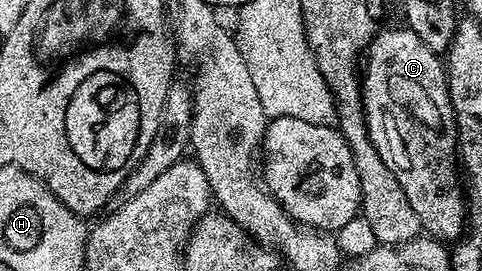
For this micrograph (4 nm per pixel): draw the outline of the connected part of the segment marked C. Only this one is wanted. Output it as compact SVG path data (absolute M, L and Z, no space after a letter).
M399 27L400 29L381 28L376 34L376 38L369 43L366 56L362 61L362 88L364 91L364 118L368 124L368 134L370 135L370 143L378 151L378 155L382 157L382 163L386 163L386 167L390 167L390 171L394 171L394 175L398 179L398 184L402 186L402 191L406 194L406 199L410 202L410 207L414 211L414 215L418 215L421 230L429 237L435 237L441 243L455 243L464 236L466 232L466 193L456 182L456 173L458 177L458 138L456 135L456 116L454 115L454 107L450 99L450 82L448 79L448 70L445 62L442 60L441 54L430 51L430 47L426 47L426 43L422 43L422 39L418 39L418 35L414 35L414 31L407 27Z

